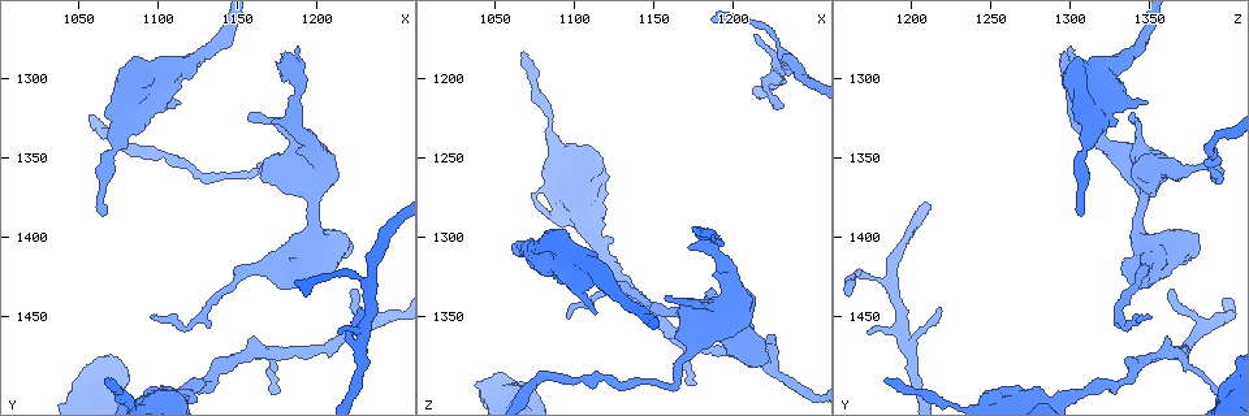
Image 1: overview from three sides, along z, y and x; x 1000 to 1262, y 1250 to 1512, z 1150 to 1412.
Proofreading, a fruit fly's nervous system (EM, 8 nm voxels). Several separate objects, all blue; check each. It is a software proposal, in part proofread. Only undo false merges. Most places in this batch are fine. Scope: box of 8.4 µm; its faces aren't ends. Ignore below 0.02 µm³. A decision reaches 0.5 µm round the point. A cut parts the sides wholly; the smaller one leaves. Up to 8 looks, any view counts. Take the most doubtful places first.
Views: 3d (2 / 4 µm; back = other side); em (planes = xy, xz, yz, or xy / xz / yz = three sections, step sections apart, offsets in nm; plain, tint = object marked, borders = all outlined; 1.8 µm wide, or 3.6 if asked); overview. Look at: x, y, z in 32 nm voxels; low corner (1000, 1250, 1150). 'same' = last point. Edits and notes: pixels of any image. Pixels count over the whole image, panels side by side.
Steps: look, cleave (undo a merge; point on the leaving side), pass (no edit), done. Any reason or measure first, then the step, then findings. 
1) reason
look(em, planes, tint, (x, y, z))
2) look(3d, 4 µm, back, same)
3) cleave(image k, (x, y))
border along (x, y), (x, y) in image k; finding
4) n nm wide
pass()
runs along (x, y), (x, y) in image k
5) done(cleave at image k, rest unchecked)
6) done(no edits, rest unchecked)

three arms meet
look(em, yz, step 8, borders, (1232, 1438, 1188))

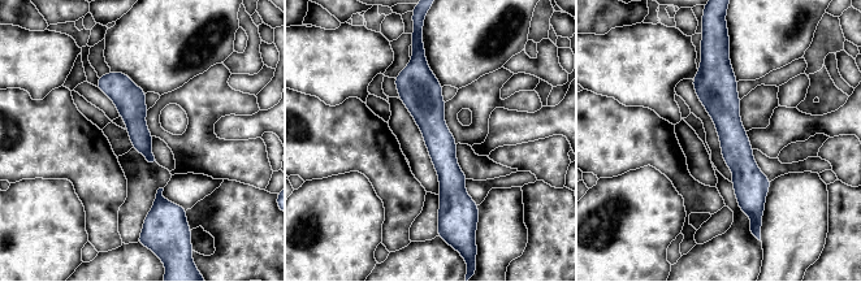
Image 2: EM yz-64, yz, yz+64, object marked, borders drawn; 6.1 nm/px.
150 nm wide
pass()
runs along (416, 60), (448, 169), (445, 213) in image 2; continuous, no second neuron

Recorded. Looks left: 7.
sharp bend
look(em, xz, step 8, tint, (1168, 1356, 1380))

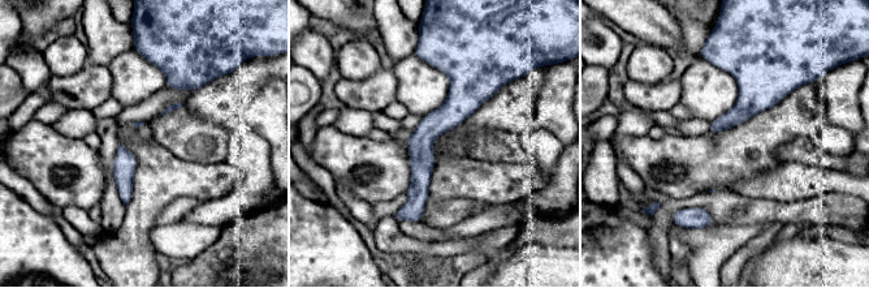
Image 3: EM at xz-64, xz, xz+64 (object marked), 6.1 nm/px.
look(em, planes, tint, same)

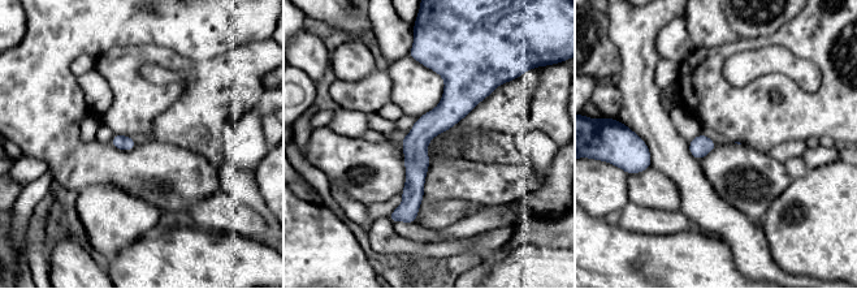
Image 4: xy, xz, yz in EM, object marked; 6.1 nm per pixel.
100 nm wide
pass()
one neuron here

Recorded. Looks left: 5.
a narrow waist
look(3d, 2 µm, (1186, 1308, 1300))

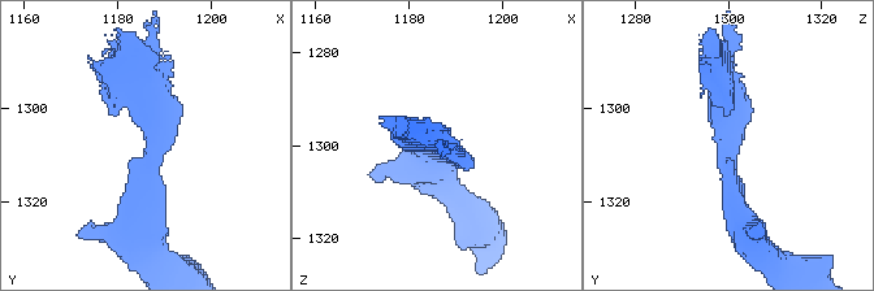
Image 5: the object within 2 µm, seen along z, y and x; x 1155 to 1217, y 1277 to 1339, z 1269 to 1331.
look(em, planes, tint, (1187, 1309, 1299))

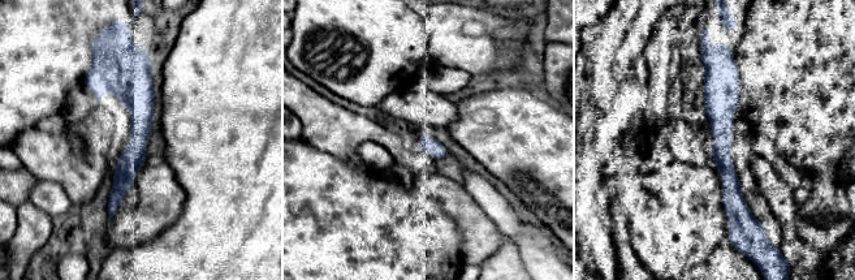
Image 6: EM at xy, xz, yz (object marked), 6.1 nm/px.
pass()
runs along (713, 64), (734, 219) in image 6; continuous, no second neuron

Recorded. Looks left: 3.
narrows sharply
look(3d, 4 µm, (1070, 1346, 1308))

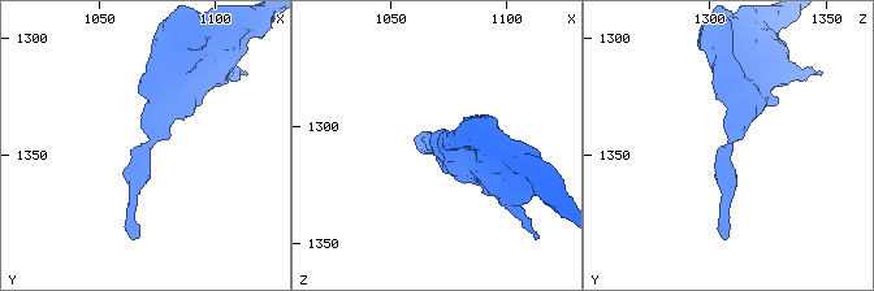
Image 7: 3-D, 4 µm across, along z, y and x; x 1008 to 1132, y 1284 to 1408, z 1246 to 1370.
look(em, planes, tint, (1071, 1347, 1308))

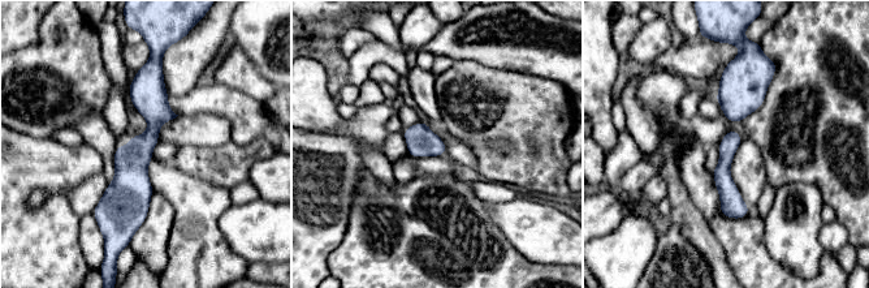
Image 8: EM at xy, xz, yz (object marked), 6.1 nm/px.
120 nm wide
pass()
runs along (152, 68), (132, 223) in image 8; one neuron here

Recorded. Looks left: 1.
done(no edits, rest unchecked)

